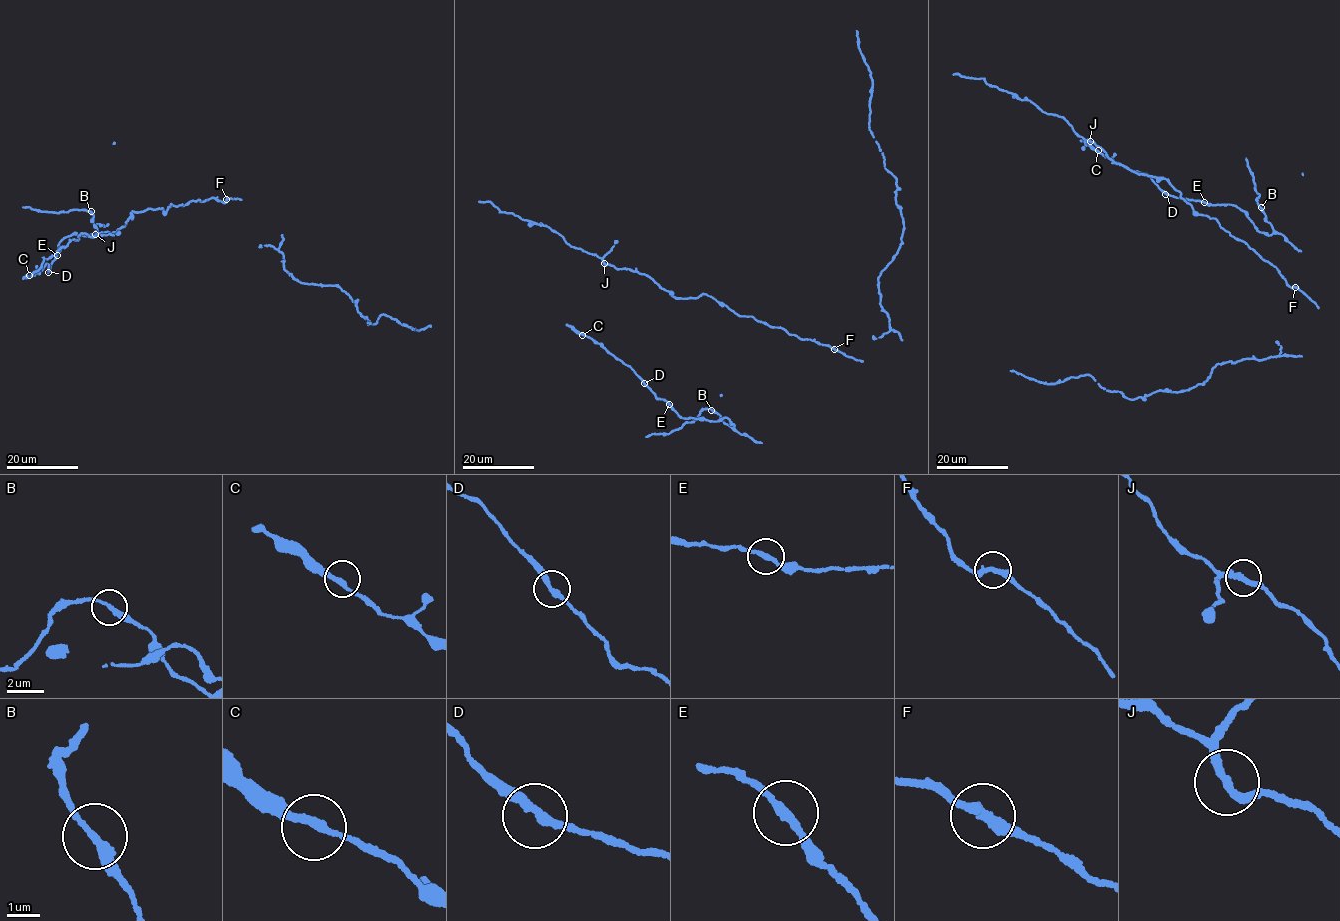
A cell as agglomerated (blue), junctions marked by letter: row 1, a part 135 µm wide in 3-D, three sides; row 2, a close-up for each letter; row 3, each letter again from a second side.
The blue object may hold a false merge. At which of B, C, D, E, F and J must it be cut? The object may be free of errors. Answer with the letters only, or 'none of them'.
none of them

